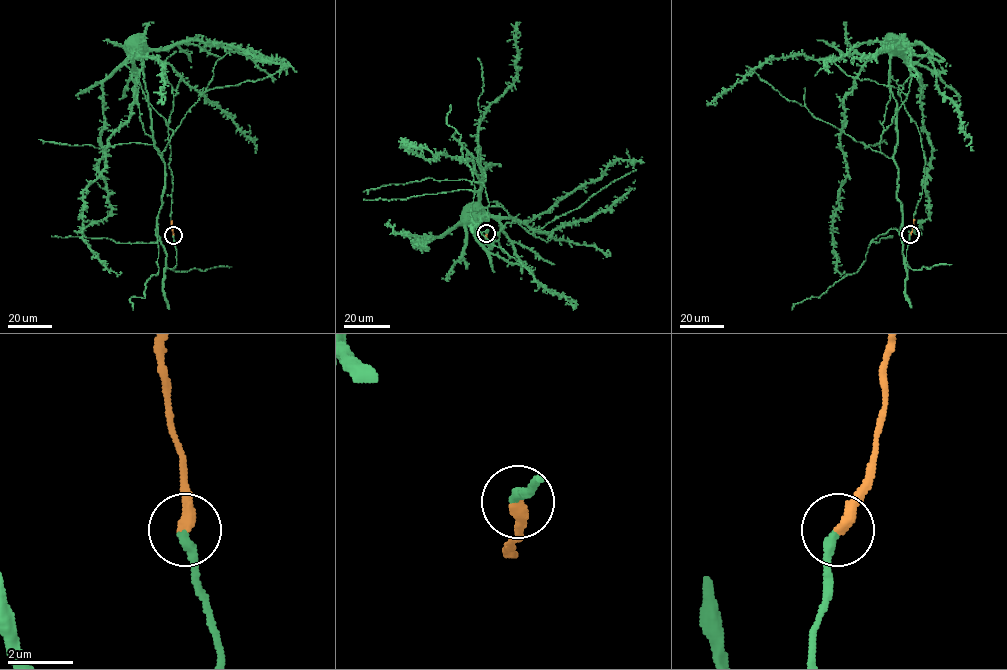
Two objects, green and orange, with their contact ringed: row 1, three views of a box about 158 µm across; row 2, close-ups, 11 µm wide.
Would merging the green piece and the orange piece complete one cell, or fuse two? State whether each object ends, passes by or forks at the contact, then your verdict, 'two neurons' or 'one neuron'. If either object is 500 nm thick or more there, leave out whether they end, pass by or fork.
green ends; orange ends; one neuron

